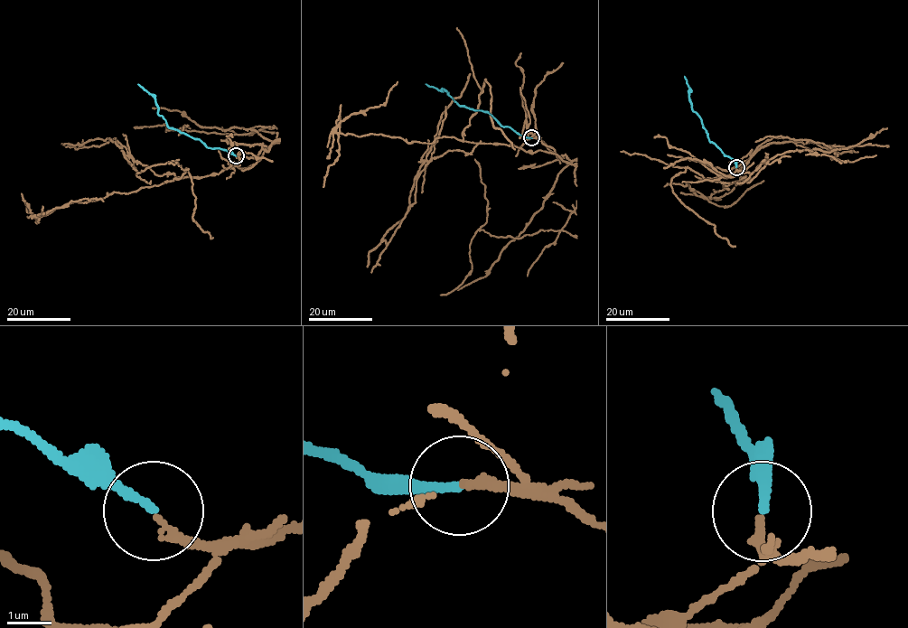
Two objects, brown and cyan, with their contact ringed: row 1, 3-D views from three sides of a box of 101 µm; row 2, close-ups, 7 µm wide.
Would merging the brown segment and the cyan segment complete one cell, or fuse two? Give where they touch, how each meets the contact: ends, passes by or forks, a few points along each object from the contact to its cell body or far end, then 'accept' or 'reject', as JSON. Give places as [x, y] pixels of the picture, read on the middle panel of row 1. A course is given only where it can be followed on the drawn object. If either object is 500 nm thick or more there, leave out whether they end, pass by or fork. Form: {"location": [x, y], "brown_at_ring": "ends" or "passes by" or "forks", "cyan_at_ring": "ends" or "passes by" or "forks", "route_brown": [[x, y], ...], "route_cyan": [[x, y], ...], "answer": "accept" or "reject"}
{"location": [531, 137], "brown_at_ring": "ends", "cyan_at_ring": "ends", "route_brown": [[531, 138], [570, 164], [504, 144], [336, 131], [351, 114], [383, 105], [397, 81]], "route_cyan": [[531, 138], [502, 126], [486, 112], [459, 105], [444, 89], [425, 84]], "answer": "reject"}

